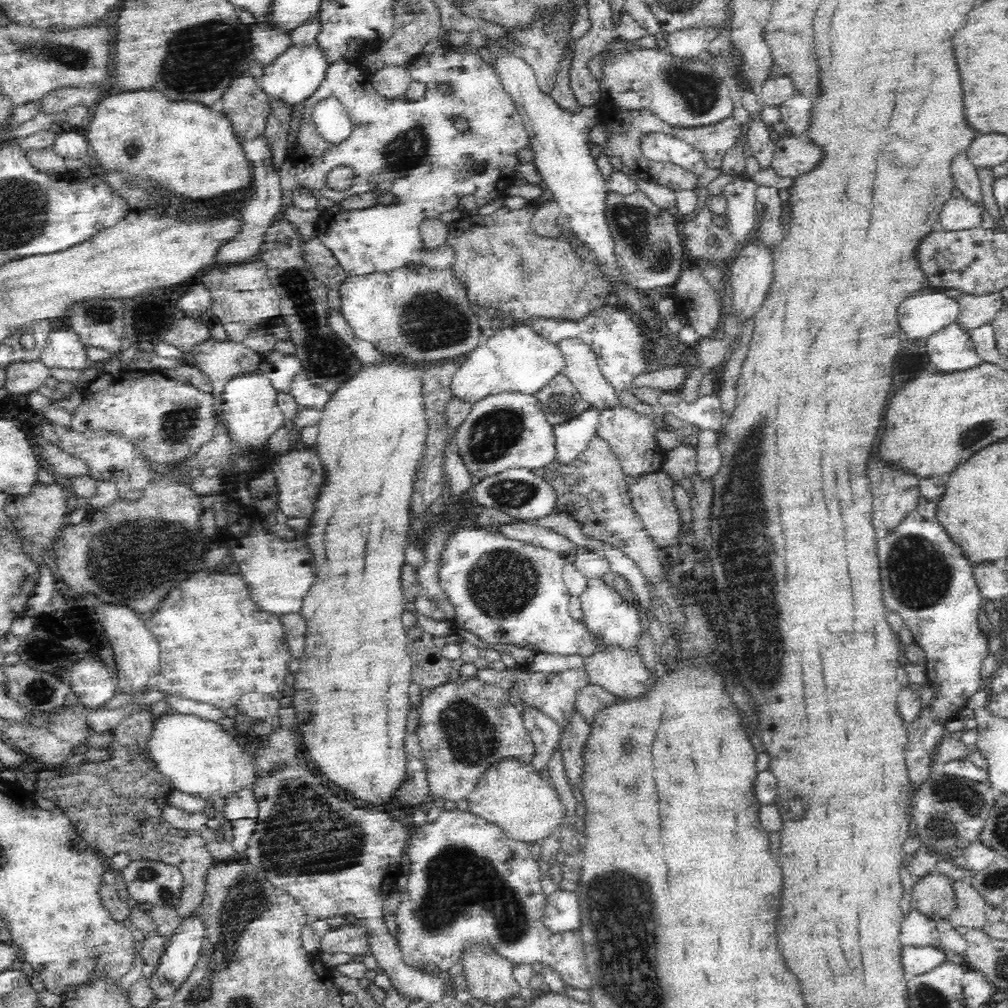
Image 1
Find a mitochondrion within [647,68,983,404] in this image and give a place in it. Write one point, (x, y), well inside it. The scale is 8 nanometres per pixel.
(935, 195)

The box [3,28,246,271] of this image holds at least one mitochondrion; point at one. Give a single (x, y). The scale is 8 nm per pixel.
(73, 57)

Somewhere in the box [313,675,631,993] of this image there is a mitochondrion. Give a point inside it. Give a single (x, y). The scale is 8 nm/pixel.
(457, 878)

